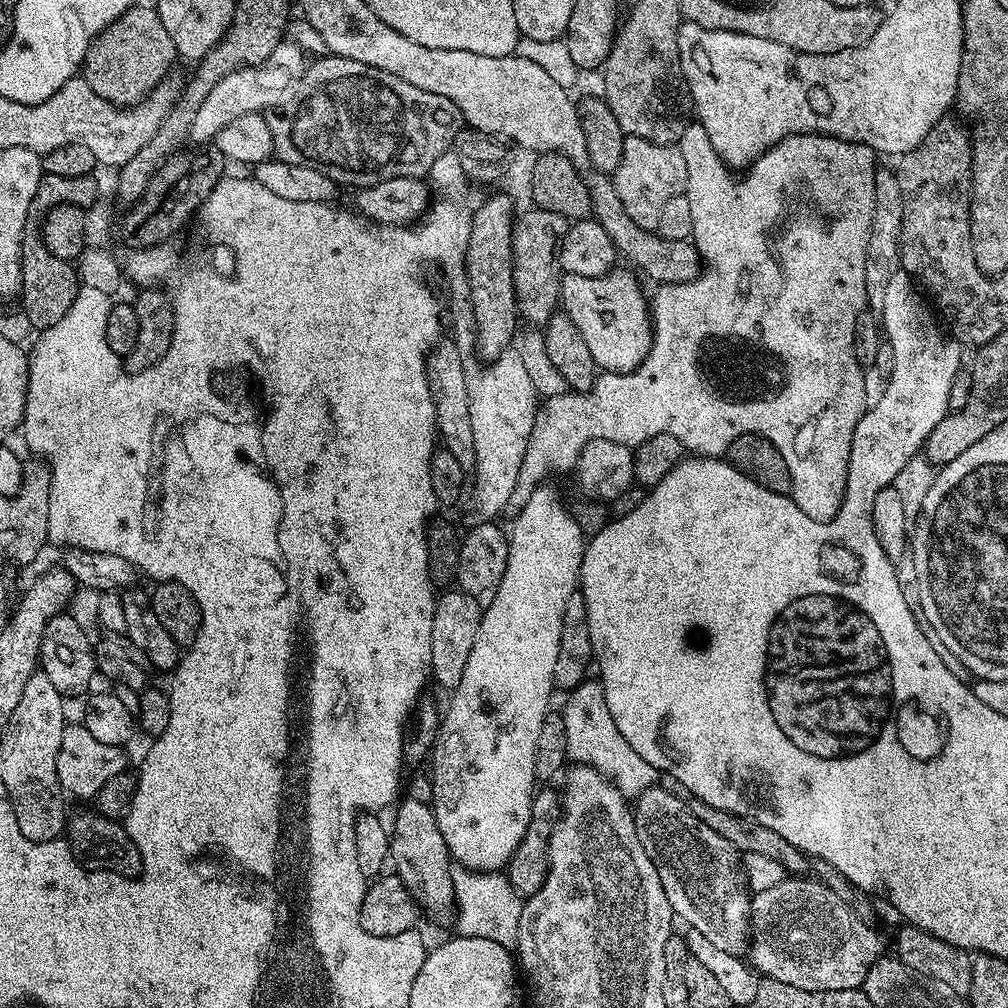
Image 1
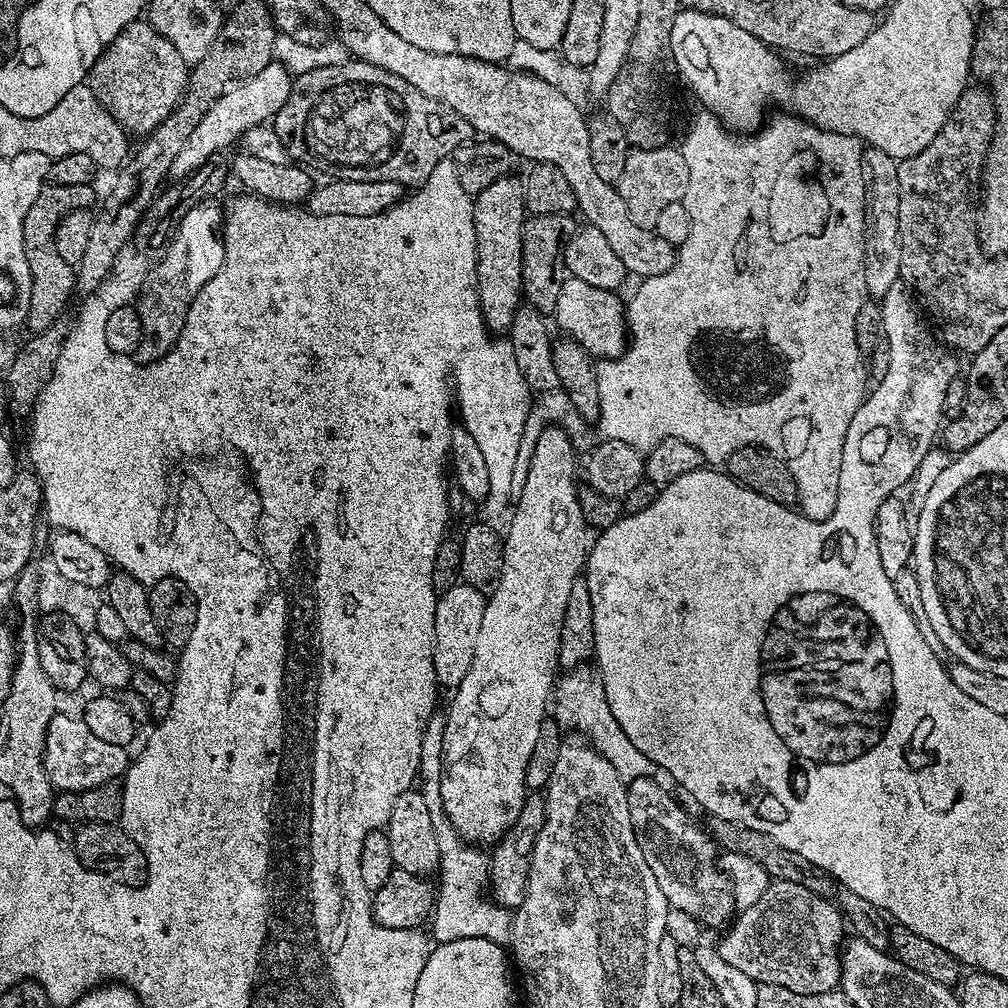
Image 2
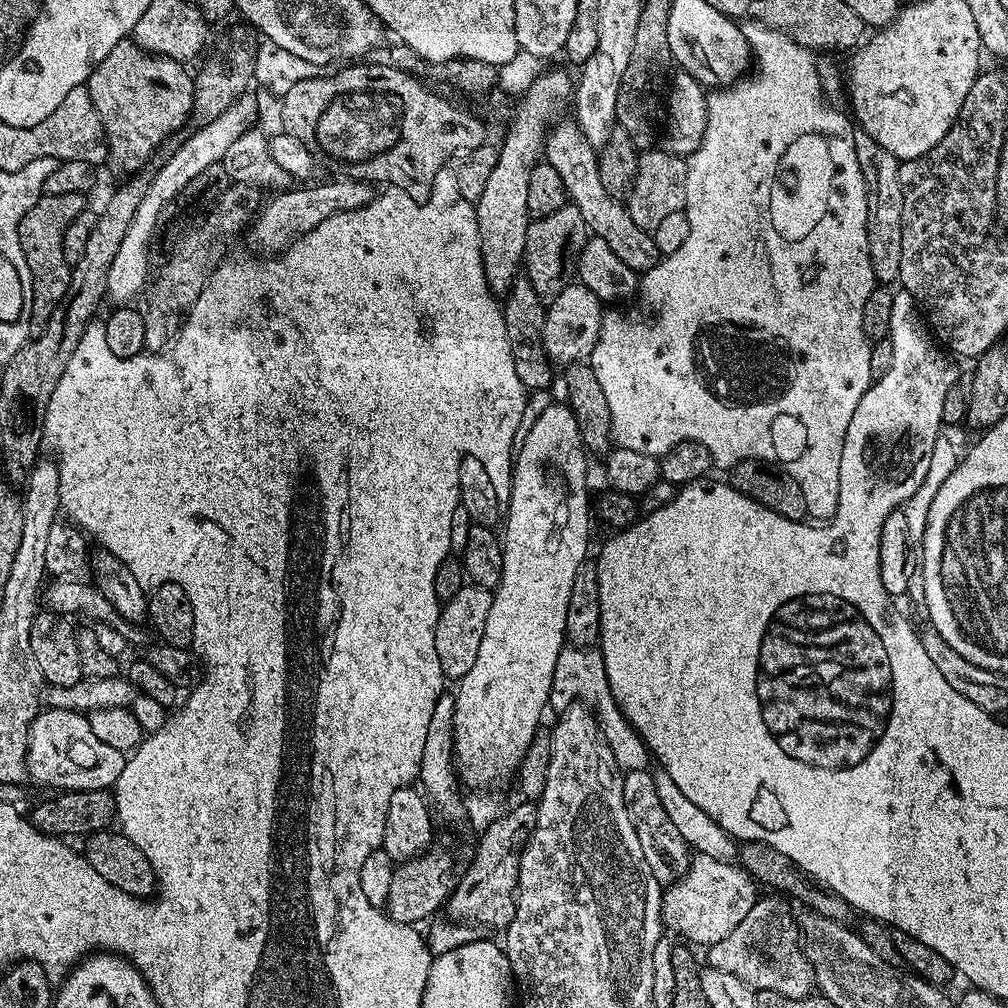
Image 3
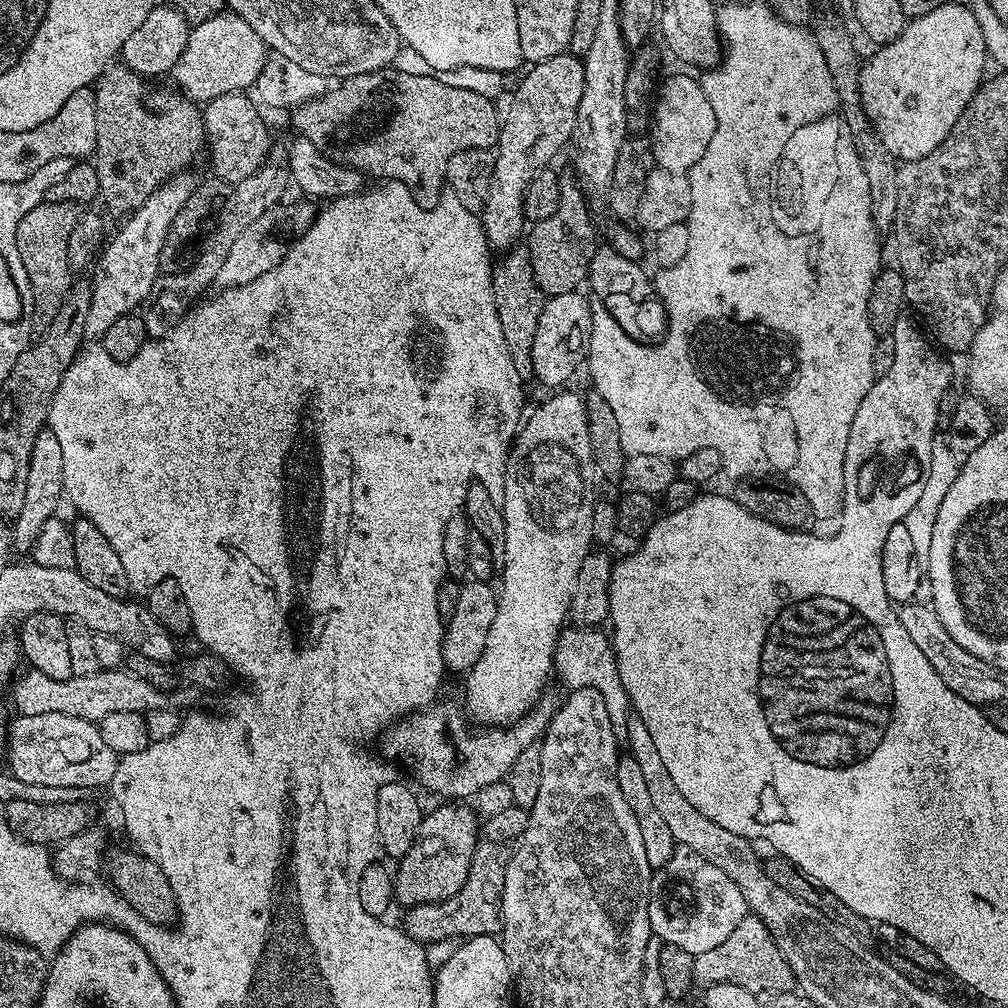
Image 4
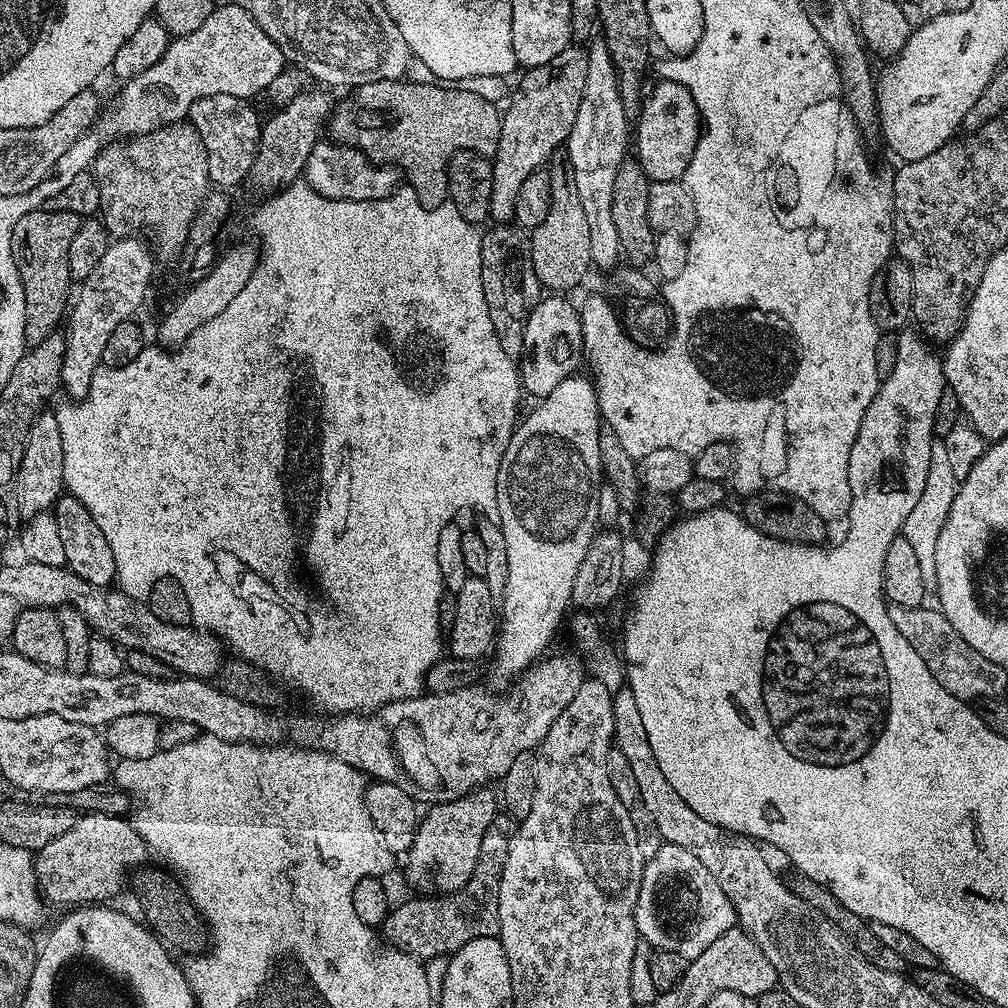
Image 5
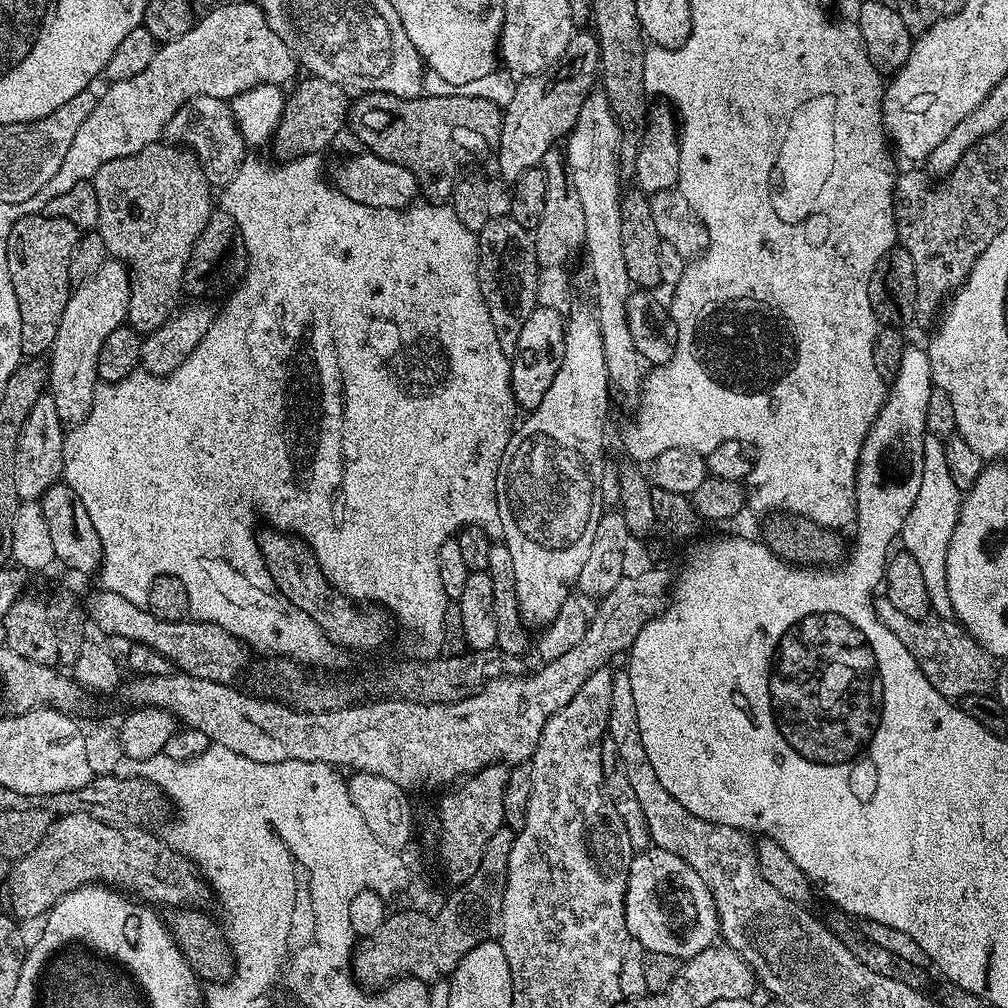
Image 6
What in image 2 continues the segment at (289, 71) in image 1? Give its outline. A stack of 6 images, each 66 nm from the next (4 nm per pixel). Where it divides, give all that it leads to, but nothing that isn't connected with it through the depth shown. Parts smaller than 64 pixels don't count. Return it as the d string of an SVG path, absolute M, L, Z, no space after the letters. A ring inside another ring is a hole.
M276 66L263 68L258 74L249 76L248 79L232 85L228 91L223 92L202 114L202 122L194 126L194 131L182 146L178 158L174 158L174 166L171 175L176 178L189 176L202 162L213 159L223 148L228 148L232 143L239 141L244 132L259 124L268 124L275 117L278 110L286 102L288 95L292 93L293 81L287 80Z

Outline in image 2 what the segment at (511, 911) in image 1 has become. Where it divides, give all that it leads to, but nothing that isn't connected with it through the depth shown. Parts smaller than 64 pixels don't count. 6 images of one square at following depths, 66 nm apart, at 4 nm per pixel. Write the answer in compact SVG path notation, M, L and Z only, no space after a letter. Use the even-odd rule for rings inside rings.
M437 710L432 713L431 718L428 720L428 725L424 727L424 733L422 734L422 754L420 755L420 770L418 773L418 791L424 795L426 798L426 807L430 810L430 822L434 825L434 834L438 838L438 854L440 855L440 867L438 869L438 877L440 876L440 888L438 884L438 891L434 896L434 907L432 910L432 915L430 917L430 929L432 928L432 932L430 931L430 936L436 944L445 944L446 942L454 942L458 938L486 938L490 942L494 942L495 944L499 944L501 946L507 945L512 938L512 917L513 913L509 911L507 908L501 908L499 904L493 902L491 899L485 898L483 900L480 897L480 891L485 891L487 882L488 882L488 860L485 857L480 857L481 849L476 846L466 846L465 841L461 840L459 836L457 836L456 831L452 828L452 823L450 822L450 818L446 818L446 810L442 806L442 794L440 793L440 774L444 771L444 721L446 719L445 713L443 711Z

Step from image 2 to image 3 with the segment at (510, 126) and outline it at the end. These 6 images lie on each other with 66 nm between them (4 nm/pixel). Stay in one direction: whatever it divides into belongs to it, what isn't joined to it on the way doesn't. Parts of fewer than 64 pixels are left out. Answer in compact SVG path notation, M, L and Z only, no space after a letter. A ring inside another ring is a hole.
M568 118L558 124L549 131L548 138L544 141L543 159L554 166L554 170L558 170L558 178L562 178L570 203L578 206L589 233L605 241L626 266L630 266L637 274L649 272L658 262L652 232L647 228L634 226L634 218L630 218L627 203L621 197L606 194L606 186L602 186L602 178L598 174L597 149L592 147L586 134L582 134L575 119Z

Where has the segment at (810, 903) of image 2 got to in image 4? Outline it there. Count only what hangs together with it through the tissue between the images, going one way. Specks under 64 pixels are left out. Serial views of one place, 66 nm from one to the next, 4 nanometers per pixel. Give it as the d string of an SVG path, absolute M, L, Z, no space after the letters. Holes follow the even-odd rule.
M755 914L744 917L732 931L726 942L706 950L706 954L695 957L695 983L700 986L730 982L757 994L769 992L791 992L794 988L790 966L782 958L778 946L772 940L764 921Z

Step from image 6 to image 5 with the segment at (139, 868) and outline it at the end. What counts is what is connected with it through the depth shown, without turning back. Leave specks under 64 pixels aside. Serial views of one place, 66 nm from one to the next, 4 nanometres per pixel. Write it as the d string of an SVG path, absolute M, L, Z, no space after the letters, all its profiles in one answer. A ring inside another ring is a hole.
M85 812L77 815L74 826L66 830L54 842L46 842L40 851L35 853L36 886L45 901L67 906L84 906L89 902L108 902L111 896L119 894L126 888L126 881L133 870L139 869L150 859L148 844L136 832L131 819L124 816L111 816L105 812Z

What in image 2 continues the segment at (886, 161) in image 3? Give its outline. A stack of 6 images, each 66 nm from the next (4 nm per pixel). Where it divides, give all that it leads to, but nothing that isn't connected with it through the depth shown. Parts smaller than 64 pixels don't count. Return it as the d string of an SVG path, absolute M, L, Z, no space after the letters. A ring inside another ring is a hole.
M865 147L862 174L867 180L864 274L869 297L882 300L894 284L901 281L902 236L899 227L901 190L898 183L898 162L886 150Z

